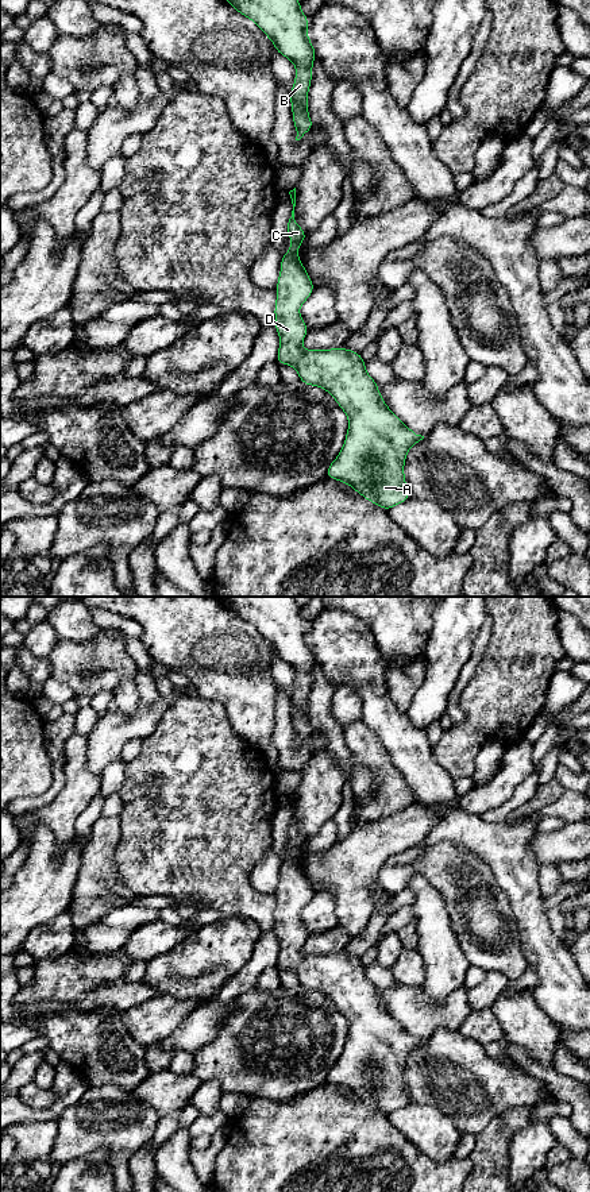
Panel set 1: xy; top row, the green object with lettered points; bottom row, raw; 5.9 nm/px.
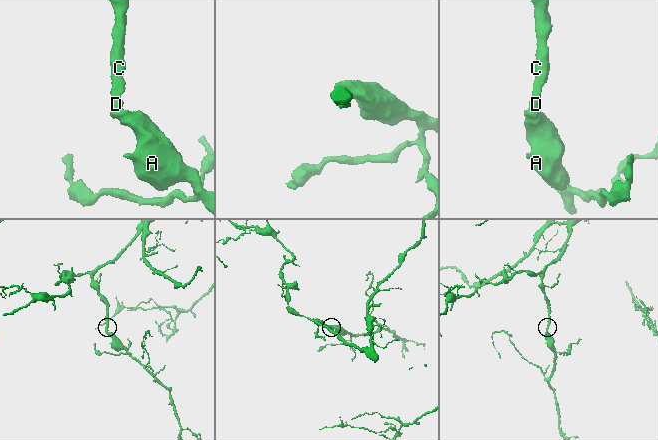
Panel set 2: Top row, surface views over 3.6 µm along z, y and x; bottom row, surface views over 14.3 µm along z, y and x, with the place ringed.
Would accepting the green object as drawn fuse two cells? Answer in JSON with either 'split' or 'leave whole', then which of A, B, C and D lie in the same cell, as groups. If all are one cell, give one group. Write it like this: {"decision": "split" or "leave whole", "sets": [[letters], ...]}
{"decision": "leave whole", "sets": [["A", "B", "C", "D"]]}

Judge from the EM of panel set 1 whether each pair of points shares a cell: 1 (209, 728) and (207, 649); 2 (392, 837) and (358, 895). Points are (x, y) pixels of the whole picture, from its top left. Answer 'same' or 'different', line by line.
1: different
2: same

